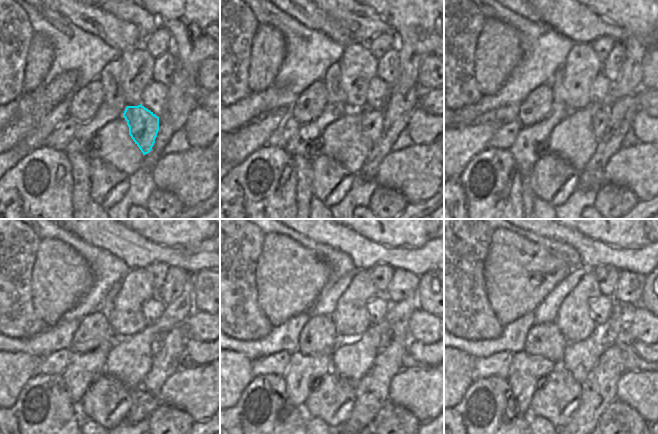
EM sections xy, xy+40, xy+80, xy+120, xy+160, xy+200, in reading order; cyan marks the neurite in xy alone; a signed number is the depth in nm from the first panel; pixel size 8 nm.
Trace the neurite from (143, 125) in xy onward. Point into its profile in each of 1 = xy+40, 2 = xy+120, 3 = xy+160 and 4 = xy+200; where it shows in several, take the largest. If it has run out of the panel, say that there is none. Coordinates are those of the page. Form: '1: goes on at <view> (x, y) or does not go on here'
1: goes on at xy+40 (371, 120)
2: goes on at xy+120 (157, 343)
3: goes on at xy+160 (384, 341)
4: goes on at xy+200 (620, 318)

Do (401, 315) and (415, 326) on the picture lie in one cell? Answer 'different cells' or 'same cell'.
different cells

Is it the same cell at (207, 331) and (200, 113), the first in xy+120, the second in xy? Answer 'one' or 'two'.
two

